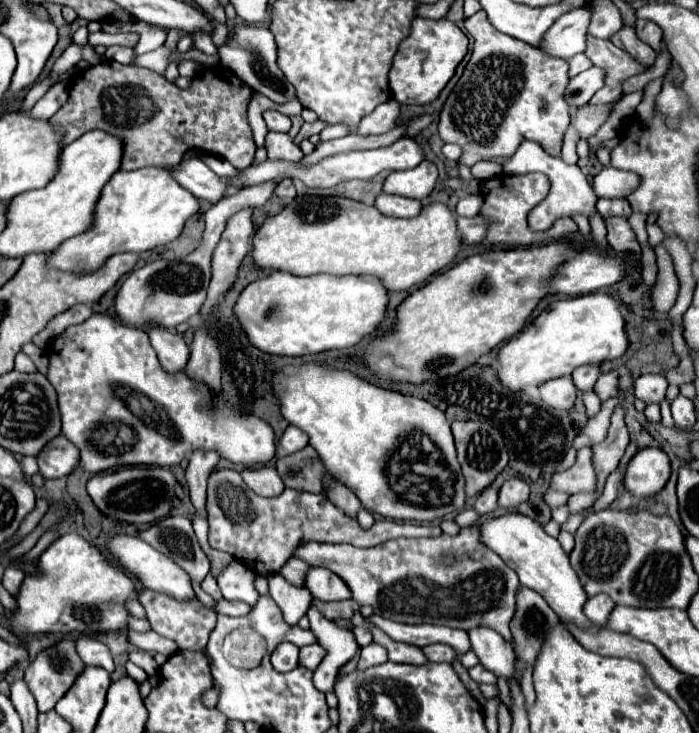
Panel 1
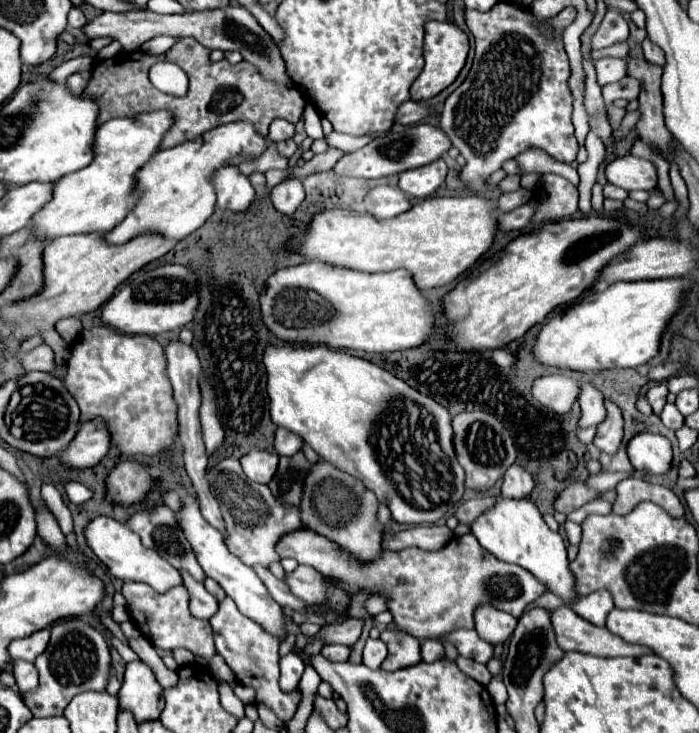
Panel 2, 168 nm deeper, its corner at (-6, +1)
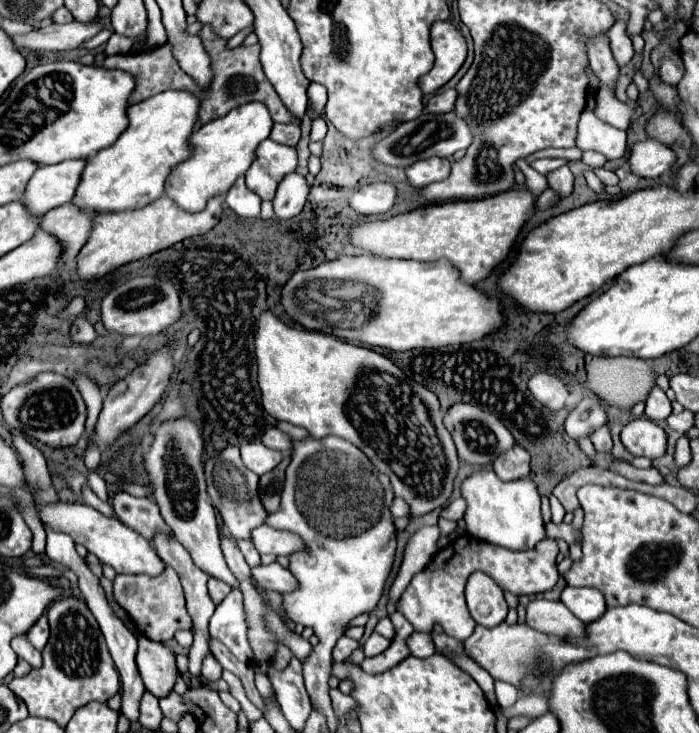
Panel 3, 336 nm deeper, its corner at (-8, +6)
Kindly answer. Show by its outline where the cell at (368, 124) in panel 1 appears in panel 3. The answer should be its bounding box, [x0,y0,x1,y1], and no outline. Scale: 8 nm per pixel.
[426,88,458,112]

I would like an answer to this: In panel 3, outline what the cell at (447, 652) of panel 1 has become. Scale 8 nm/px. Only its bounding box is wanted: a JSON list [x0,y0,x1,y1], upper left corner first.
[406,632,436,658]

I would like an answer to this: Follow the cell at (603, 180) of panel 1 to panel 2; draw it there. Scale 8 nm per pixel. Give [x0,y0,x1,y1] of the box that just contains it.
[606,155,656,191]

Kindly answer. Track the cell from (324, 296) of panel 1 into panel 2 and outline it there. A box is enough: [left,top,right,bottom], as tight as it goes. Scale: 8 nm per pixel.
[260,261,432,353]

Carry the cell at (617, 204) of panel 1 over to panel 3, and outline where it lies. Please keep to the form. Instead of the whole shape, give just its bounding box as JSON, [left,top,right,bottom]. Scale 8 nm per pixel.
[594,168,618,186]

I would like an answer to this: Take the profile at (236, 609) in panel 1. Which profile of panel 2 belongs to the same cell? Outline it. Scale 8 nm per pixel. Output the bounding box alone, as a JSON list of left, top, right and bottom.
[182,573,218,619]

